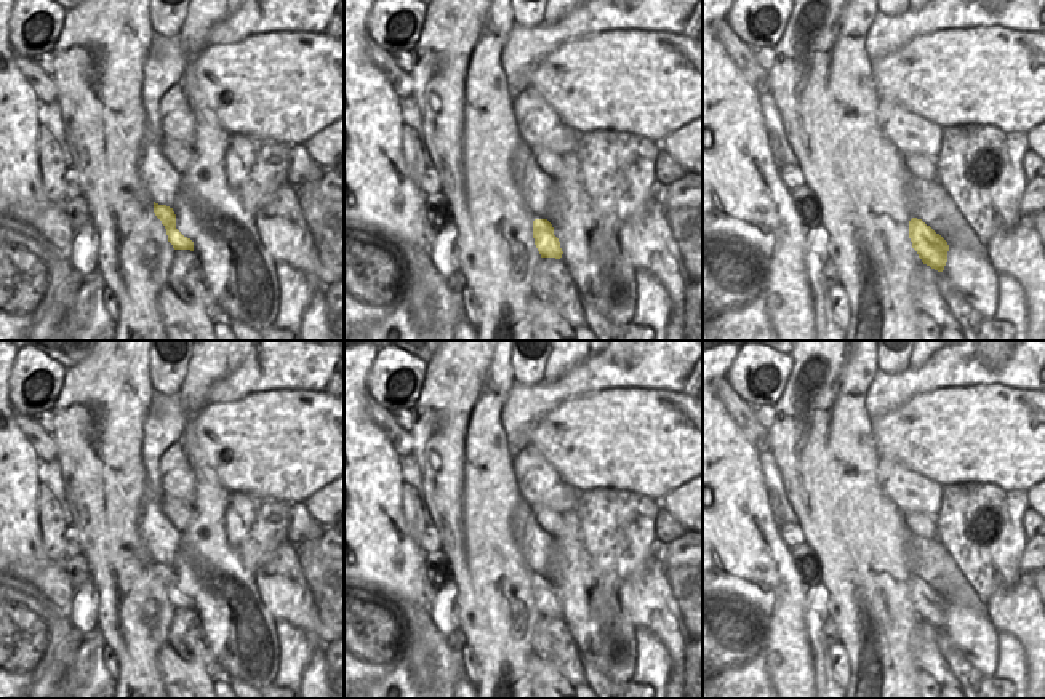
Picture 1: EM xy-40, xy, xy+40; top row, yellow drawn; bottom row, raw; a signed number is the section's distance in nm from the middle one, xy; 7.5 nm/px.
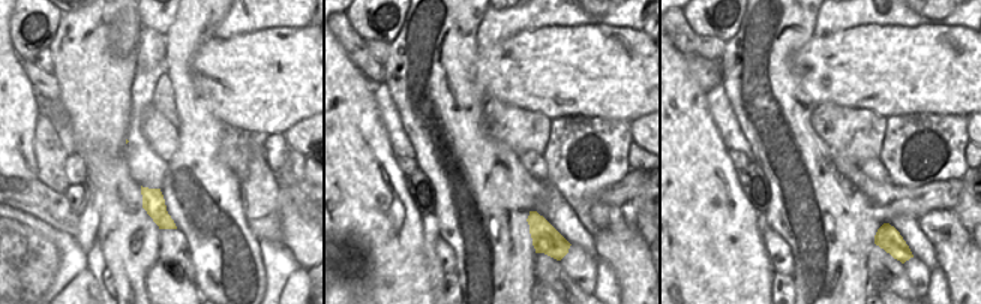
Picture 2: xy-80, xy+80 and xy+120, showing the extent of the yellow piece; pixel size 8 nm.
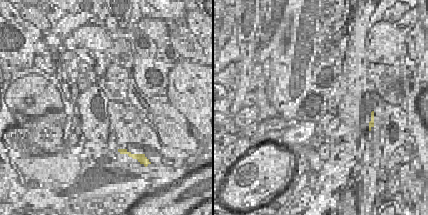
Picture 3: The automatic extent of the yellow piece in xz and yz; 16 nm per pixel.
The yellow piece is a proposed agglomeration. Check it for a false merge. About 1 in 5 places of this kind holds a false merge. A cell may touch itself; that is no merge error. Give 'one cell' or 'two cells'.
one cell

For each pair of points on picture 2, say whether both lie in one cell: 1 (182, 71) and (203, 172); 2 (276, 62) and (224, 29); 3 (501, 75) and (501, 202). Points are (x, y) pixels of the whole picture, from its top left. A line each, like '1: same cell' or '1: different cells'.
1: same cell
2: different cells
3: different cells

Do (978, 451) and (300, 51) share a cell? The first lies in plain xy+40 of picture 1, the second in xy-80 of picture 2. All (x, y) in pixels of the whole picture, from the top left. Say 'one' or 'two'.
one

